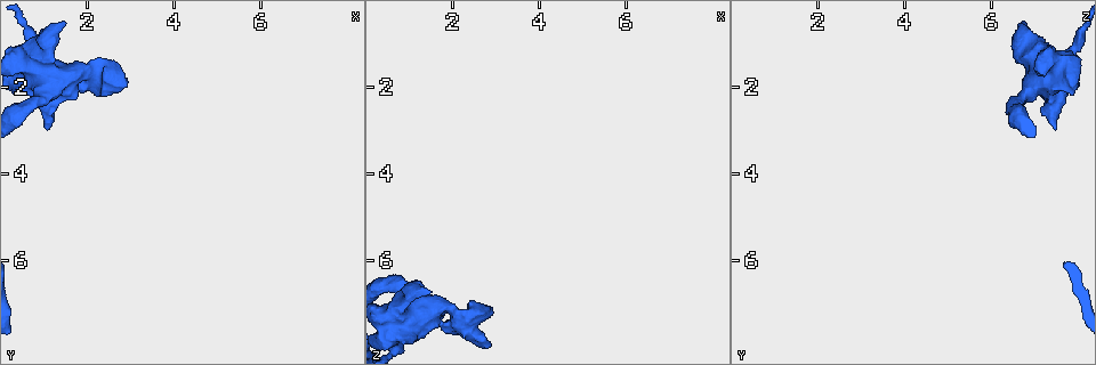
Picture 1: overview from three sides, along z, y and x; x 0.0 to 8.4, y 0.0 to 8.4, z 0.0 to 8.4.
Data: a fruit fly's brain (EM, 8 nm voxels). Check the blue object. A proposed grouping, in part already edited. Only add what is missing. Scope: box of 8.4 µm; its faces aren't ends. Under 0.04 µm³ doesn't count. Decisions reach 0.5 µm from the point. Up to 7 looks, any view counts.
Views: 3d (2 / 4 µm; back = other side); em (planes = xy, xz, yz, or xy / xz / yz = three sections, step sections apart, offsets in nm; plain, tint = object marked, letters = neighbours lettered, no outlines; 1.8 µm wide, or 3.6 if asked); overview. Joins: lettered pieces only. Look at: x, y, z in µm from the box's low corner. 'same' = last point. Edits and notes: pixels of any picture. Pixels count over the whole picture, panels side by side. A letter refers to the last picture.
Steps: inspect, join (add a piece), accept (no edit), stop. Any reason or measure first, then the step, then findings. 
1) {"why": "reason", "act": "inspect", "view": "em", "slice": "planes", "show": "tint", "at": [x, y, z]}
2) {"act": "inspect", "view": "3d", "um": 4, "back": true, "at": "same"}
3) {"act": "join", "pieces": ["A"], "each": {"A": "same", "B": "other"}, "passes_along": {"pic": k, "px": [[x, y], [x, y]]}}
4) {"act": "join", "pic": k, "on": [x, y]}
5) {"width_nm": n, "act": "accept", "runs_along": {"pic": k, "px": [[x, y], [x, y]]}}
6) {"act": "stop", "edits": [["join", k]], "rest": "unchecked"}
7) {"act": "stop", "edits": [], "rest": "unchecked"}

{"why": "branch stops here", "act": "inspect", "view": "em", "slice": "xz", "step": 4, "show": "letters", "at": [1.10, 2.95, 7.50]}

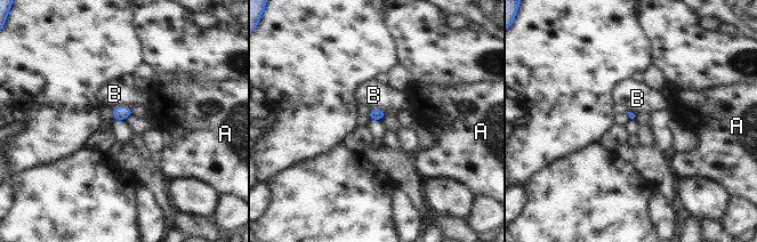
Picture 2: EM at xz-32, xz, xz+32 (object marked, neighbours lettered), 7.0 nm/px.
{"act": "inspect", "view": "em", "slice": "planes", "show": "letters", "at": "same"}

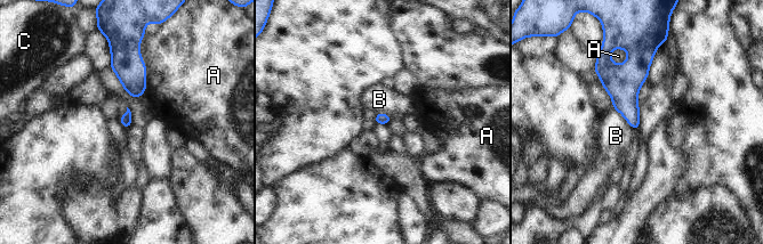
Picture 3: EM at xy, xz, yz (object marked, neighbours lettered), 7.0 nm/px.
{"act": "accept", "each": {"A": "other", "B": "other", "C": "other"}, "border": {"pic": 3, "px": [[612, 106], [634, 130]]}, "found": "no lettered piece goes on from it"}

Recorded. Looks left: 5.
{"why": "an open end", "act": "inspect", "view": "em", "um": 3.6, "slice": "planes", "show": "tint", "at": [0.95, 0.80, 7.05]}

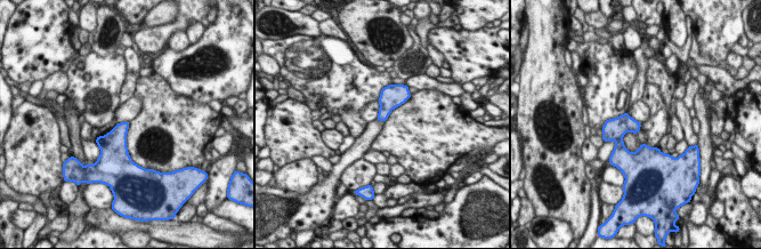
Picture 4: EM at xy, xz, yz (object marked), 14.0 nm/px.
{"why": "what lies round it", "act": "inspect", "view": "em", "um": 3.6, "slice": "planes", "show": "letters", "at": "same"}

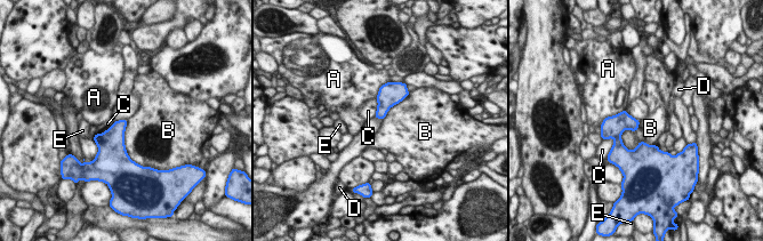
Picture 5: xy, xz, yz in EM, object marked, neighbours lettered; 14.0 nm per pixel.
{"act": "accept", "each": {"A": "other", "B": "other", "C": "other", "D": "other", "E": "other"}, "border": {"pic": 5, "px": [[620, 134], [631, 150], [655, 145]]}, "found": "none of them fits"}

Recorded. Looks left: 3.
{"why": "free end", "act": "inspect", "view": "3d", "um": 4, "at": [2.95, 2.00, 7.05]}

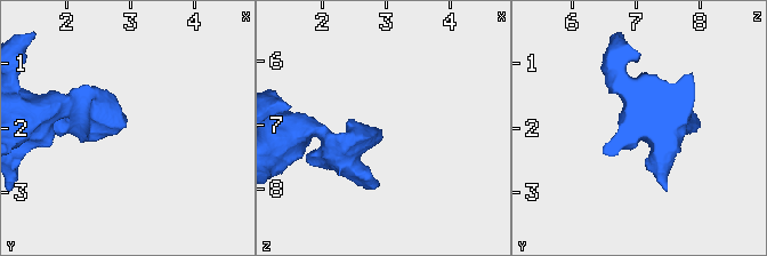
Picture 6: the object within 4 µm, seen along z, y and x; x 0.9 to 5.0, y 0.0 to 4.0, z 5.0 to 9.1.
{"act": "inspect", "view": "em", "slice": "planes", "show": "letters", "at": [2.95, 1.95, 7.10]}

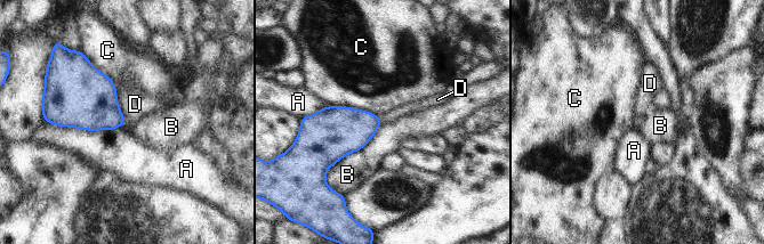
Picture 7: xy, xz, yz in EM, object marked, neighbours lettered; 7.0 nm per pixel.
{"act": "accept", "each": {"A": "other", "B": "other", "C": "other", "D": "other"}, "border": {"pic": 7, "px": [[115, 90], [115, 97], [125, 122]]}, "found": "no lettered piece goes on from it"}

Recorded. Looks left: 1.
{"act": "stop", "edits": [], "rest": "unchecked"}

